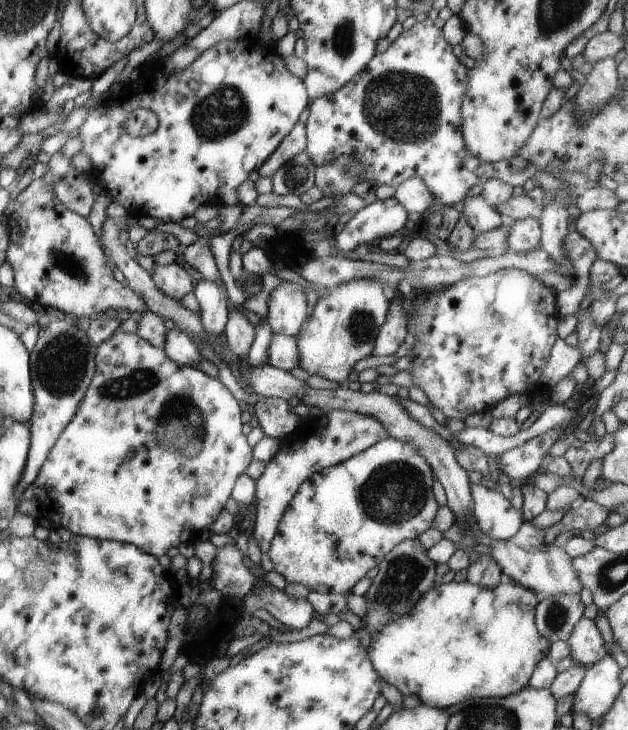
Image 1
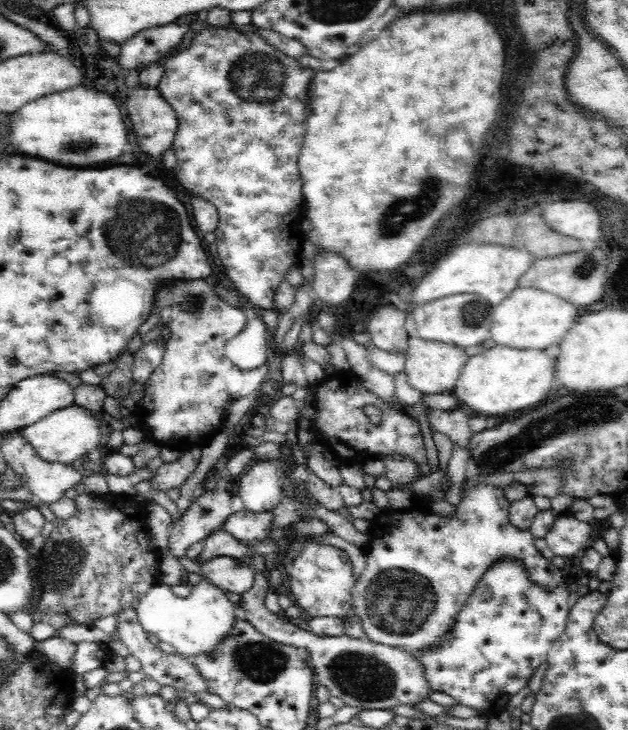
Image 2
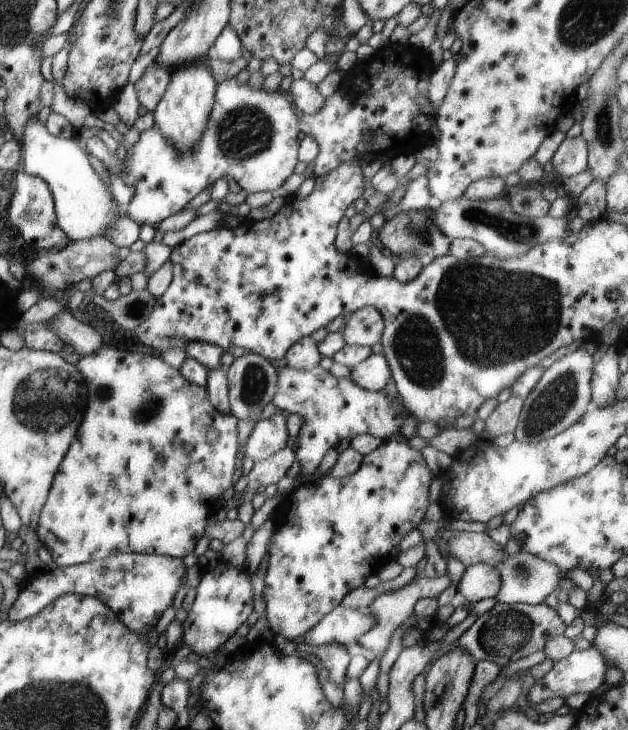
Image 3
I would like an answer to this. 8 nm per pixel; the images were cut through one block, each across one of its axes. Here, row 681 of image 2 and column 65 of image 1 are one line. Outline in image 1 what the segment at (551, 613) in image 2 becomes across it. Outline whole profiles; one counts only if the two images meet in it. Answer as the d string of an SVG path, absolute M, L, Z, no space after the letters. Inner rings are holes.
M117 330L103 340L94 356L95 372L85 389L83 400L80 400L73 418L61 430L59 438L51 446L43 466L39 468L35 480L31 483L34 501L31 504L33 512L38 519L46 519L51 525L65 528L72 535L95 538L99 540L119 540L131 543L139 550L155 557L165 554L169 548L175 548L181 542L193 543L199 530L208 529L213 520L217 518L225 501L230 496L233 483L237 476L244 472L252 461L252 447L247 444L246 436L241 433L241 403L235 401L231 392L217 378L212 378L190 366L177 366L169 360L163 349L151 346L135 333L119 332Z

